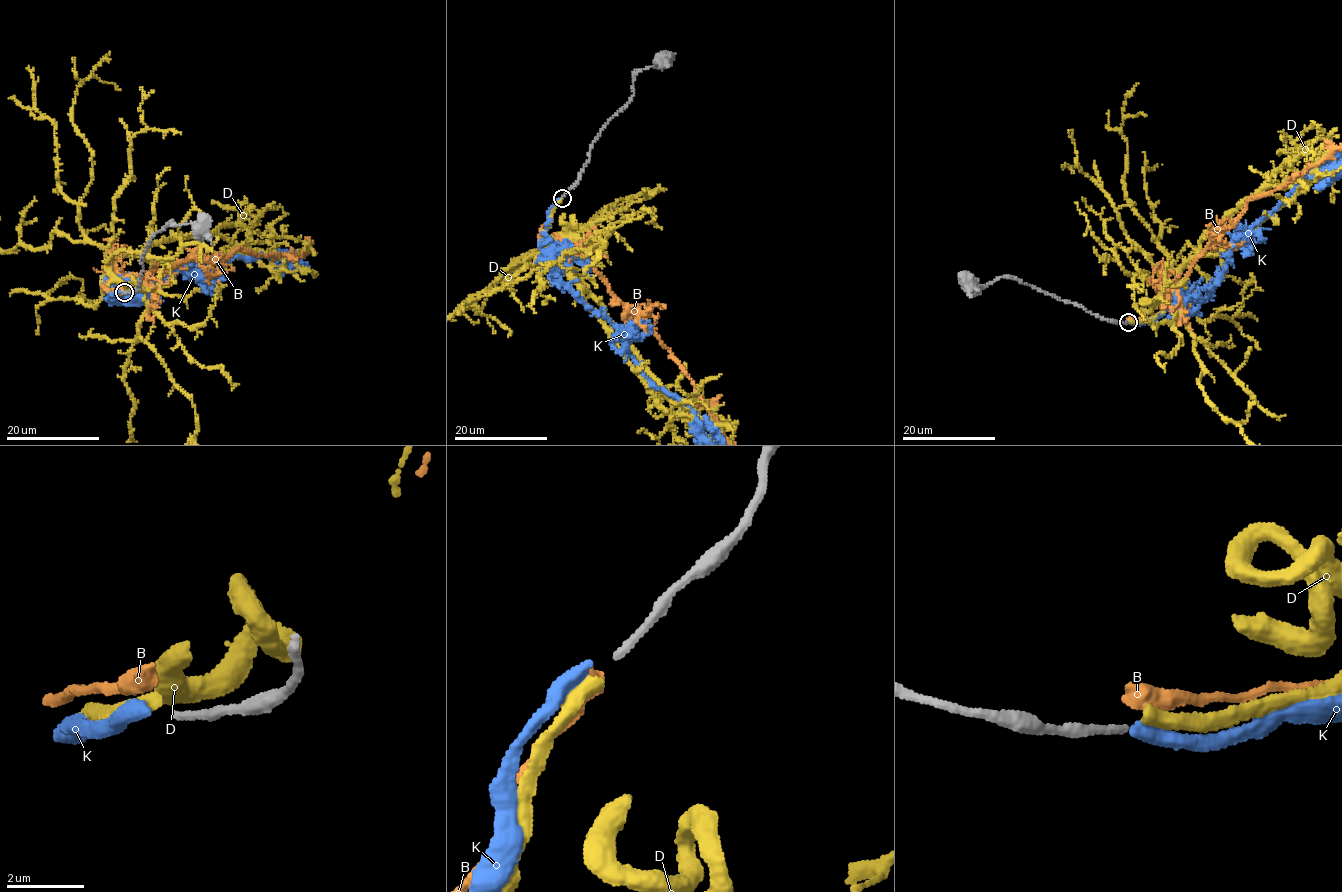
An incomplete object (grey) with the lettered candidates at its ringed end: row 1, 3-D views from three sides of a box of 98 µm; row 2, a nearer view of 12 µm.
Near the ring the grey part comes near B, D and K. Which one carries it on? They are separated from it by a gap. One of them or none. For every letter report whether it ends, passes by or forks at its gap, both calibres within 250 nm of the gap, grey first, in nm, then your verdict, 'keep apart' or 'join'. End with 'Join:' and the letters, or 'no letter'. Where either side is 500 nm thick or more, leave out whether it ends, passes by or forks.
B: 190 nm thick on the grey side, 550 nm on the other; keep apart
D: it ends there; 190 nm thick on the grey side, 360 nm on the other; join
K: it ends there; 190 nm thick on the grey side, 360 nm on the other; keep apart
Join: D

